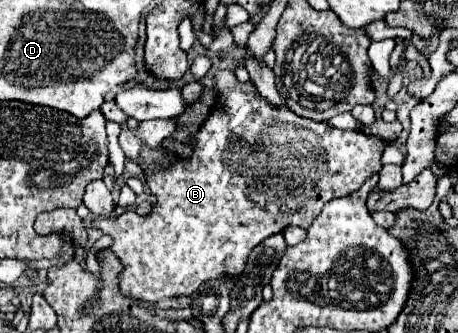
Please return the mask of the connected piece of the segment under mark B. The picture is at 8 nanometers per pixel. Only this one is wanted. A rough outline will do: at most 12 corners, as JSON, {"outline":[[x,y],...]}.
{"outline":[[217,71],[151,215],[93,221],[147,303],[237,277],[383,167],[385,141]]}

